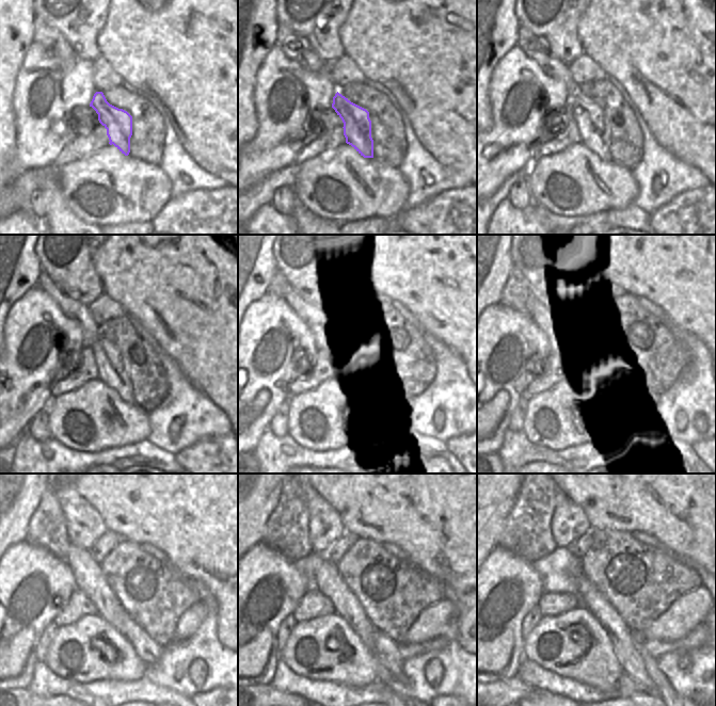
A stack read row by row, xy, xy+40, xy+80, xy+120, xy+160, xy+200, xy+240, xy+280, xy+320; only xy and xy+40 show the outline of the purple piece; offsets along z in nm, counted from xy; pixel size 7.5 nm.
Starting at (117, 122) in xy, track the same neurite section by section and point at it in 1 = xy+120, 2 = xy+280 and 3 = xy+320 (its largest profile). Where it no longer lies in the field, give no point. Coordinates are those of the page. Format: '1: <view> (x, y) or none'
1: xy+120 (112, 370)
2: xy+280 (388, 653)
3: xy+320 (627, 653)

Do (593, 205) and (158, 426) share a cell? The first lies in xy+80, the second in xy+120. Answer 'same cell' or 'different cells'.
different cells

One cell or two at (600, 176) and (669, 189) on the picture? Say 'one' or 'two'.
two

